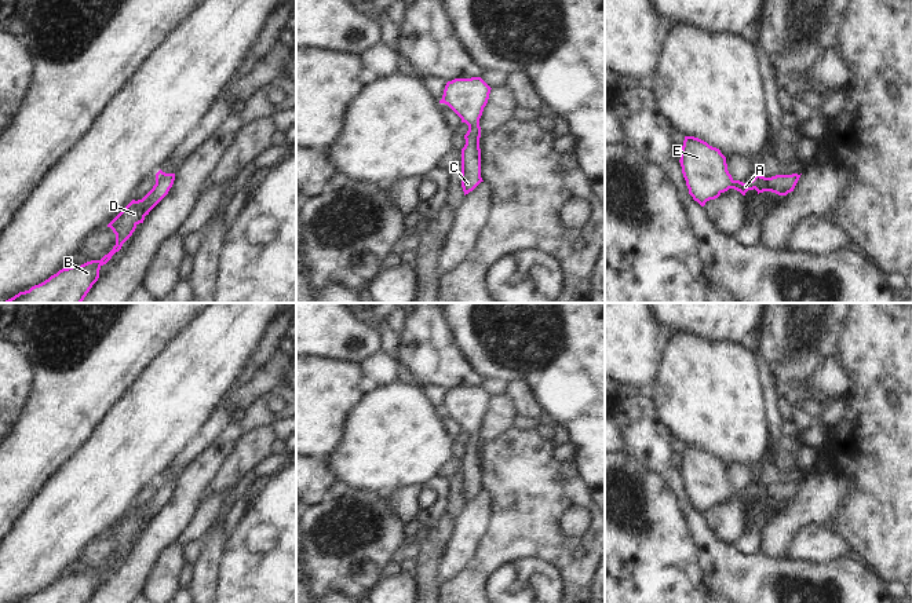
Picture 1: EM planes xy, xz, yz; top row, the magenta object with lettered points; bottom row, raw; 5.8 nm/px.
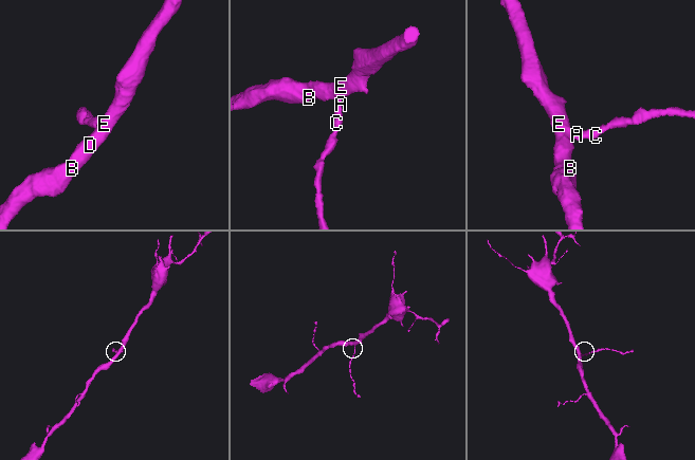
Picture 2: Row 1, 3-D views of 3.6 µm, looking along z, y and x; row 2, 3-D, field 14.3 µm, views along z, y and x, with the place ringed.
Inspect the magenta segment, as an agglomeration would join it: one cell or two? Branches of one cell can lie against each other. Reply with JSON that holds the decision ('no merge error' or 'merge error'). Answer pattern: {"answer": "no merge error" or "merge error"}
{"answer": "no merge error"}

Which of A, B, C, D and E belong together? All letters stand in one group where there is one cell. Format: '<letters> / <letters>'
A B C D E

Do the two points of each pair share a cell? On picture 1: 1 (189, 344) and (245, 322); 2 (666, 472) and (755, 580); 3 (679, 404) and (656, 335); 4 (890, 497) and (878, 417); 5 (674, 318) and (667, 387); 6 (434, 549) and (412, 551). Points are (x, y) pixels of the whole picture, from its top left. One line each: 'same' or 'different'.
1: same
2: same
3: different
4: same
5: different
6: different

